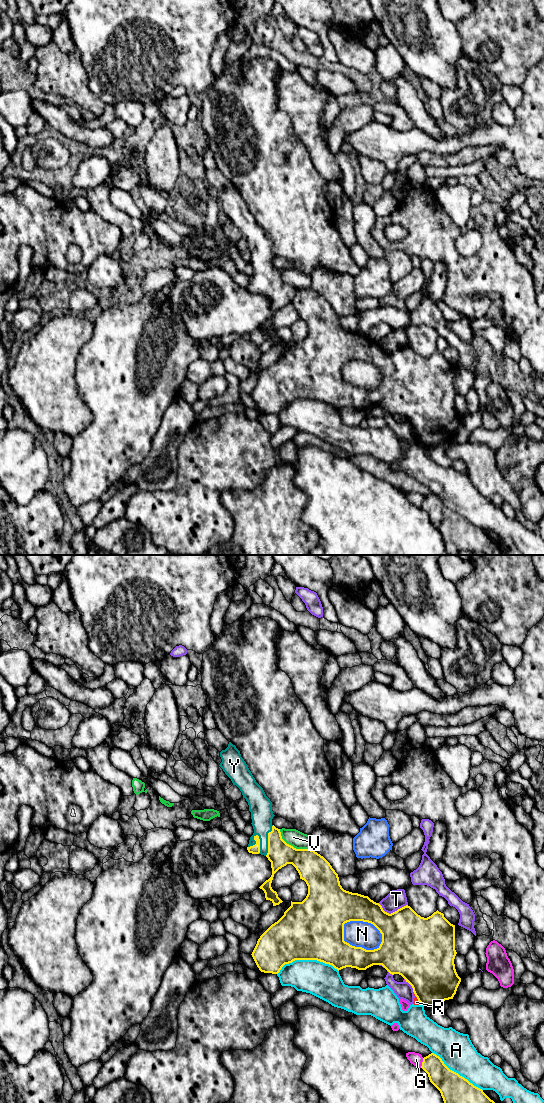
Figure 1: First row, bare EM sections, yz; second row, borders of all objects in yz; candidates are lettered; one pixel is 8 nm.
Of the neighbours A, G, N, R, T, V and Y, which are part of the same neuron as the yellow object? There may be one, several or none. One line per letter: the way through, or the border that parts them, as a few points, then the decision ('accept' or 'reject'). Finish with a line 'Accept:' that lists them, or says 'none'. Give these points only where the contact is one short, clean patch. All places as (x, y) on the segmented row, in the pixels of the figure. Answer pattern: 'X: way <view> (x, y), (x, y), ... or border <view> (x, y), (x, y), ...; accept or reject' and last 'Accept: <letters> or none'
A: reject
G: reject
N: reject
R: reject
T: reject
V: reject
Y: accept
Accept: Y

